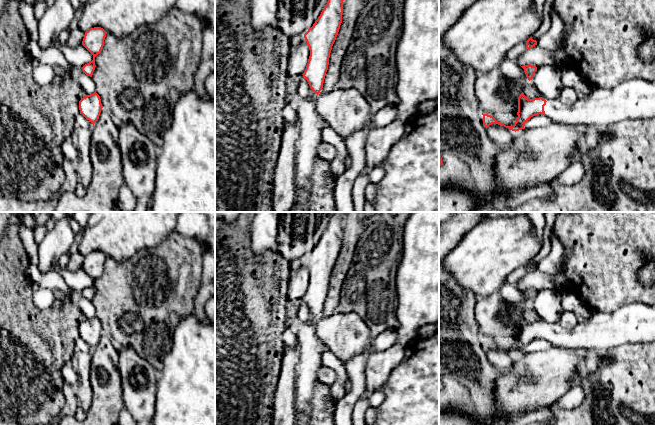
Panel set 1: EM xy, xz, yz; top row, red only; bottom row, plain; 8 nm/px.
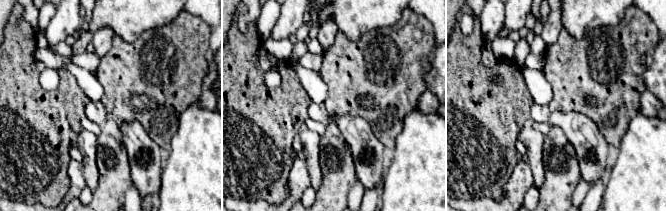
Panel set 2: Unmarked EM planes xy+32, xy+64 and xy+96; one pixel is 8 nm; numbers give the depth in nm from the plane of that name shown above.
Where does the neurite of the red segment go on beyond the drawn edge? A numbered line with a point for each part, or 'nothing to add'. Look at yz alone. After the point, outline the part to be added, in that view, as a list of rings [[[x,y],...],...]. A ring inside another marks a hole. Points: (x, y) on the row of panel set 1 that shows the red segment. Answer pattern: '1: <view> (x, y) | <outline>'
1: yz (634, 99) | [[[631,79],[608,90],[592,87],[592,92],[567,105],[559,98],[546,100],[545,115],[568,125],[606,127],[624,120],[655,117],[655,84]]]

